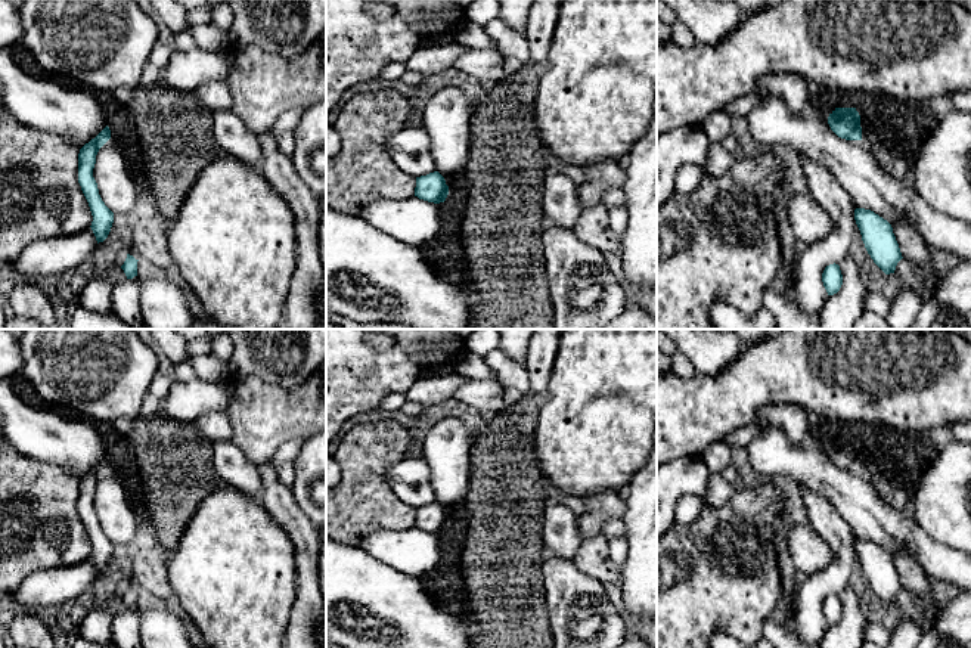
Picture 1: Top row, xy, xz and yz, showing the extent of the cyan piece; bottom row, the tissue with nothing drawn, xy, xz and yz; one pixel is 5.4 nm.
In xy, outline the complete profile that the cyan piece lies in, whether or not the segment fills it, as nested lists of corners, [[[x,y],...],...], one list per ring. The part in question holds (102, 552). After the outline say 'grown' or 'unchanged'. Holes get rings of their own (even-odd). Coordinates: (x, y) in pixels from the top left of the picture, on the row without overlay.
[[[106,456],[94,469],[86,474],[78,484],[78,514],[93,546],[90,558],[96,567],[97,574],[108,568],[114,554],[114,543],[102,531],[97,514],[93,508],[96,486],[109,469],[111,461]]]; unchanged

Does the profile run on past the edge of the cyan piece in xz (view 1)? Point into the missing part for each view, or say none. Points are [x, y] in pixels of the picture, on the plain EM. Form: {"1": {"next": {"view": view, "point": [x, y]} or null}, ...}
{"1": {"next": null}}

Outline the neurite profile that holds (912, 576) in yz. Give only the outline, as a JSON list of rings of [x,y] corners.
[[[899,549],[896,552],[890,552],[890,555],[902,587],[910,593],[922,614],[922,618],[934,621],[944,604],[939,601],[931,590],[933,580],[925,574],[924,568],[910,552]]]

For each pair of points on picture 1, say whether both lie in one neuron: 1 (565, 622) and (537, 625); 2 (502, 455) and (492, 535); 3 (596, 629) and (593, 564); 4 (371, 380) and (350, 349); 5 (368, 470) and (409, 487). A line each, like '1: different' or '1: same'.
1: different
2: same
3: different
4: same
5: different

